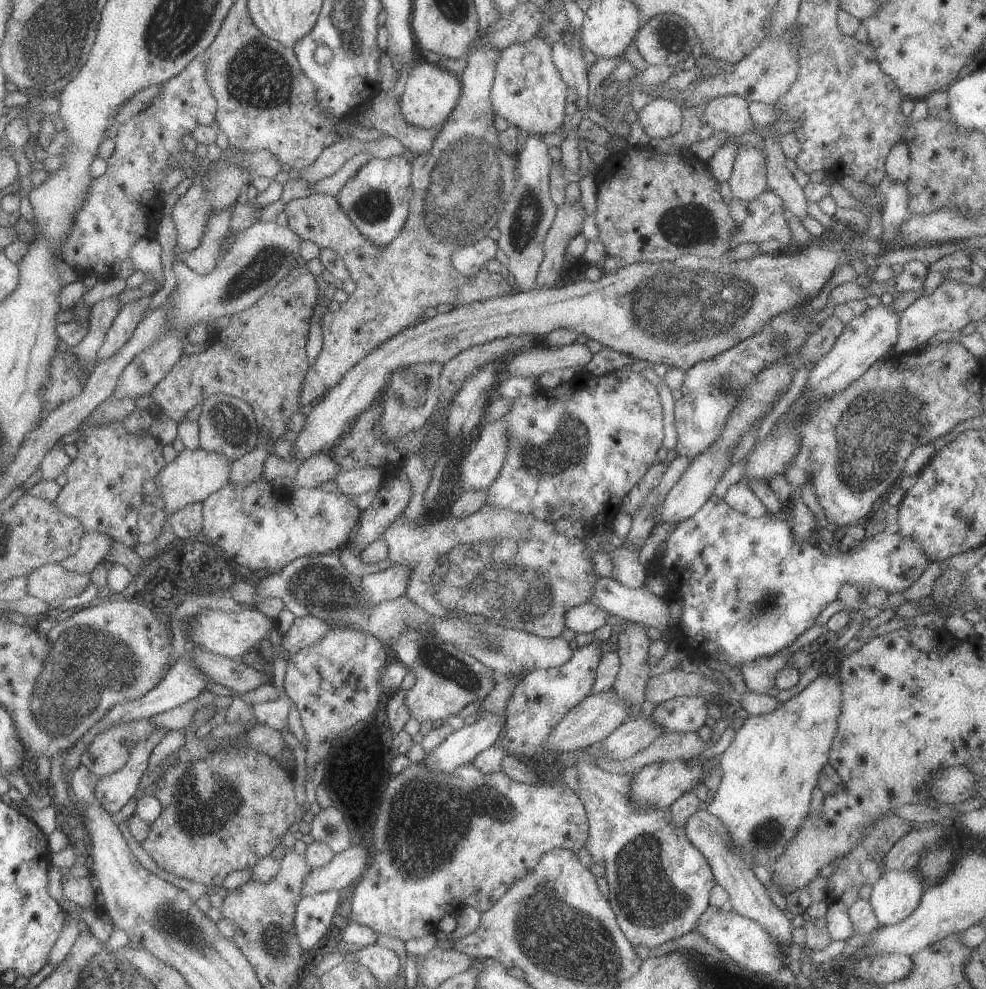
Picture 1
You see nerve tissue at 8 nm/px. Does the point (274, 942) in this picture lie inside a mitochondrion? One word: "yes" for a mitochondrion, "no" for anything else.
yes

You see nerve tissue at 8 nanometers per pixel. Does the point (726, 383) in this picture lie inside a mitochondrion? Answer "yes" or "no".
yes

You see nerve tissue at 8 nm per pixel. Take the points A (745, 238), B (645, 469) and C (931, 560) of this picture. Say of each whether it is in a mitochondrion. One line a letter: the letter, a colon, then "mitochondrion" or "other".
A: other
B: other
C: other

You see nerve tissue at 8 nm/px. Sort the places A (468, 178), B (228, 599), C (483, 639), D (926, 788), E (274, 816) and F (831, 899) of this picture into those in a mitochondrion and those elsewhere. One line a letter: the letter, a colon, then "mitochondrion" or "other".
A: mitochondrion
B: other
C: mitochondrion
D: other
E: other
F: other

